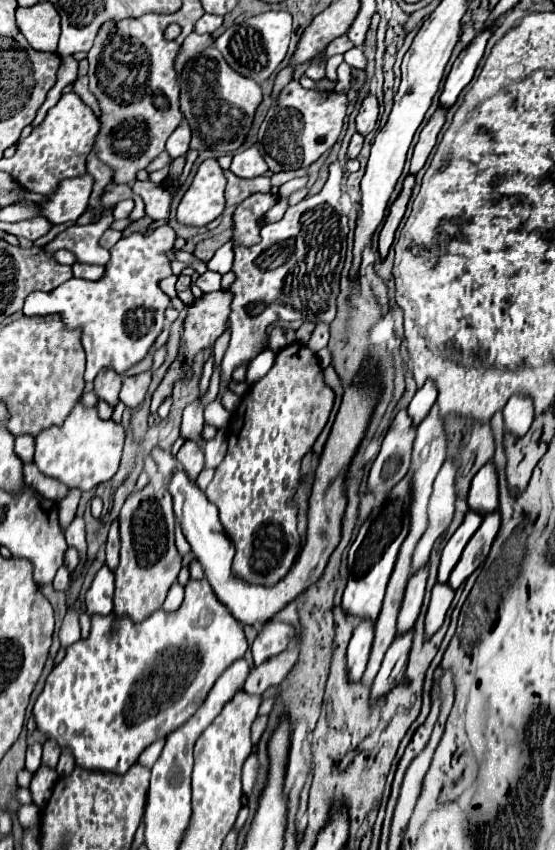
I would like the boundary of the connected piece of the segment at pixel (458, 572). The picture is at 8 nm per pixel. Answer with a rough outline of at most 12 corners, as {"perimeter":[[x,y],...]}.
{"perimeter":[[499,513],[483,519],[449,579],[459,585],[487,559],[499,531]]}

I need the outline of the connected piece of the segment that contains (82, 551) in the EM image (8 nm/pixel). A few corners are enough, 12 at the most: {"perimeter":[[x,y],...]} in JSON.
{"perimeter":[[75,521],[65,529],[69,547],[87,557],[85,521]]}

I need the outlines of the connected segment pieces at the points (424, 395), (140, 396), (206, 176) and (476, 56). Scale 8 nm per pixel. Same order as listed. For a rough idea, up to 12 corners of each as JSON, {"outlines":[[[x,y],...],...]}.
{"outlines":[[[427,379],[407,409],[415,425],[437,401],[437,387]],[[151,373],[123,377],[119,399],[135,409],[143,403]],[[217,159],[201,163],[177,219],[203,227],[225,209]],[[497,25],[483,29],[459,53],[441,93],[451,107],[473,79]]]}

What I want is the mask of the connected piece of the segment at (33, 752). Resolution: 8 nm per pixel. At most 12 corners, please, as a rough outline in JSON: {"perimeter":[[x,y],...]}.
{"perimeter":[[42,745],[28,747],[25,768],[34,773],[41,764]]}

